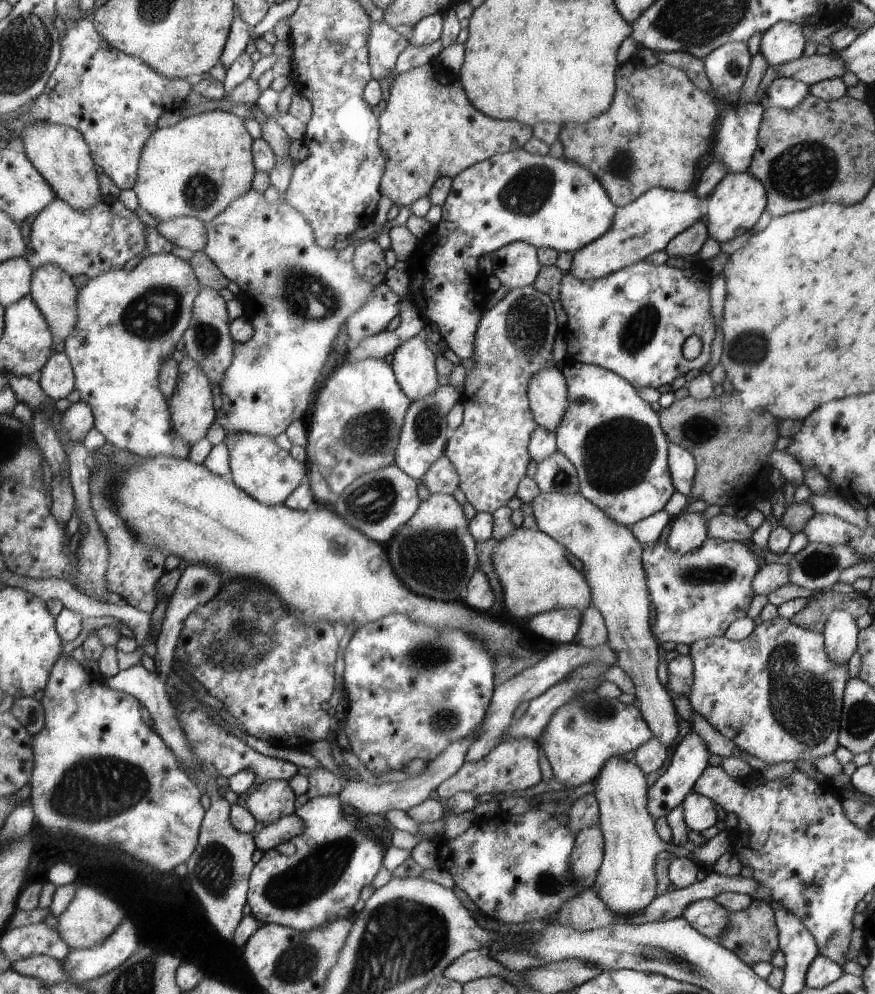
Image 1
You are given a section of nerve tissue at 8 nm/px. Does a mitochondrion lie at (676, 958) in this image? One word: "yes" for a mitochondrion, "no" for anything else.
yes

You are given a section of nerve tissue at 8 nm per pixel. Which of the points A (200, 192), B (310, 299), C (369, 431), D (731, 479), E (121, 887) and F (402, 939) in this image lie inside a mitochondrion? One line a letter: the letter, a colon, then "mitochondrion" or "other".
A: mitochondrion
B: mitochondrion
C: mitochondrion
D: other
E: other
F: mitochondrion

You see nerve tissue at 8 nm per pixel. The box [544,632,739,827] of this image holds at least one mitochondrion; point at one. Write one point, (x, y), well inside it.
(594, 709)

